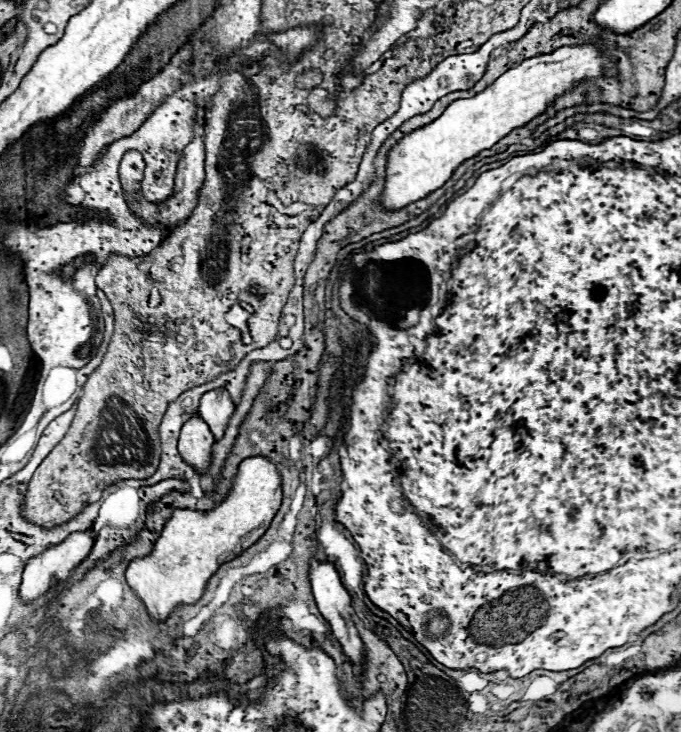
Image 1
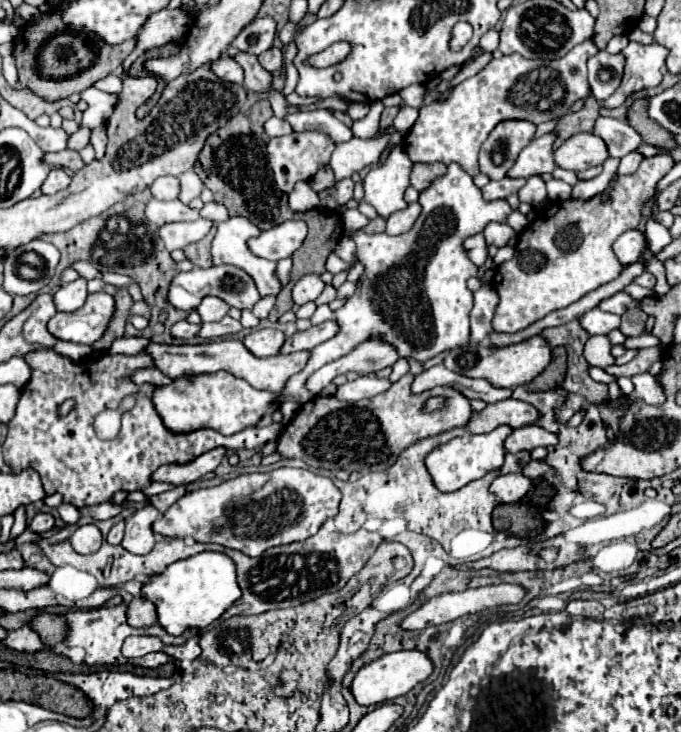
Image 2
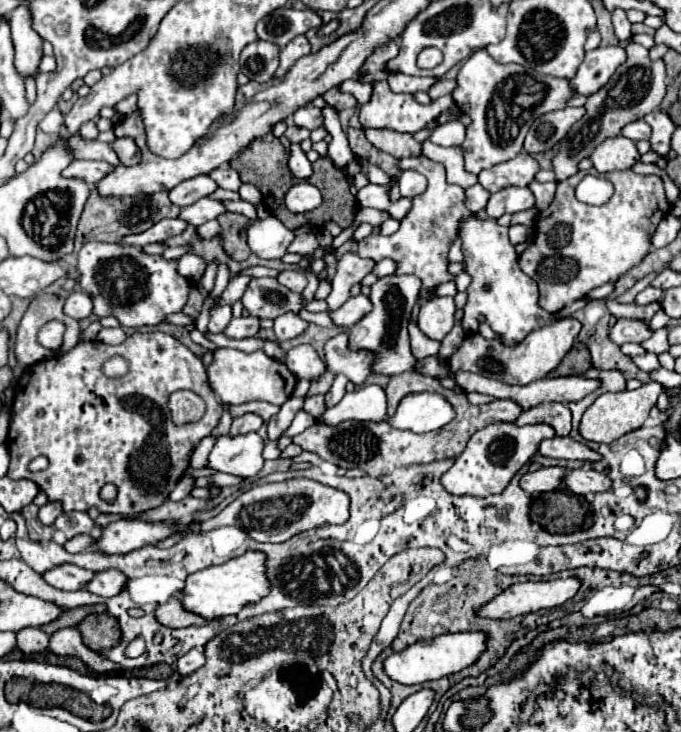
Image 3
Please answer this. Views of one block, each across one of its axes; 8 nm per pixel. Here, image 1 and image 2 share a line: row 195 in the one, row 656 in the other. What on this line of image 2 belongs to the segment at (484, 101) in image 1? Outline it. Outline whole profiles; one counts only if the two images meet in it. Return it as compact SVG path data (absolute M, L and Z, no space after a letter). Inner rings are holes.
M400 650L400 652L390 652L366 666L360 668L352 682L352 694L358 700L358 704L370 706L370 704L382 704L384 700L392 700L398 696L404 696L410 692L416 684L424 682L430 674L434 672L432 660L426 656L426 652L420 650Z

